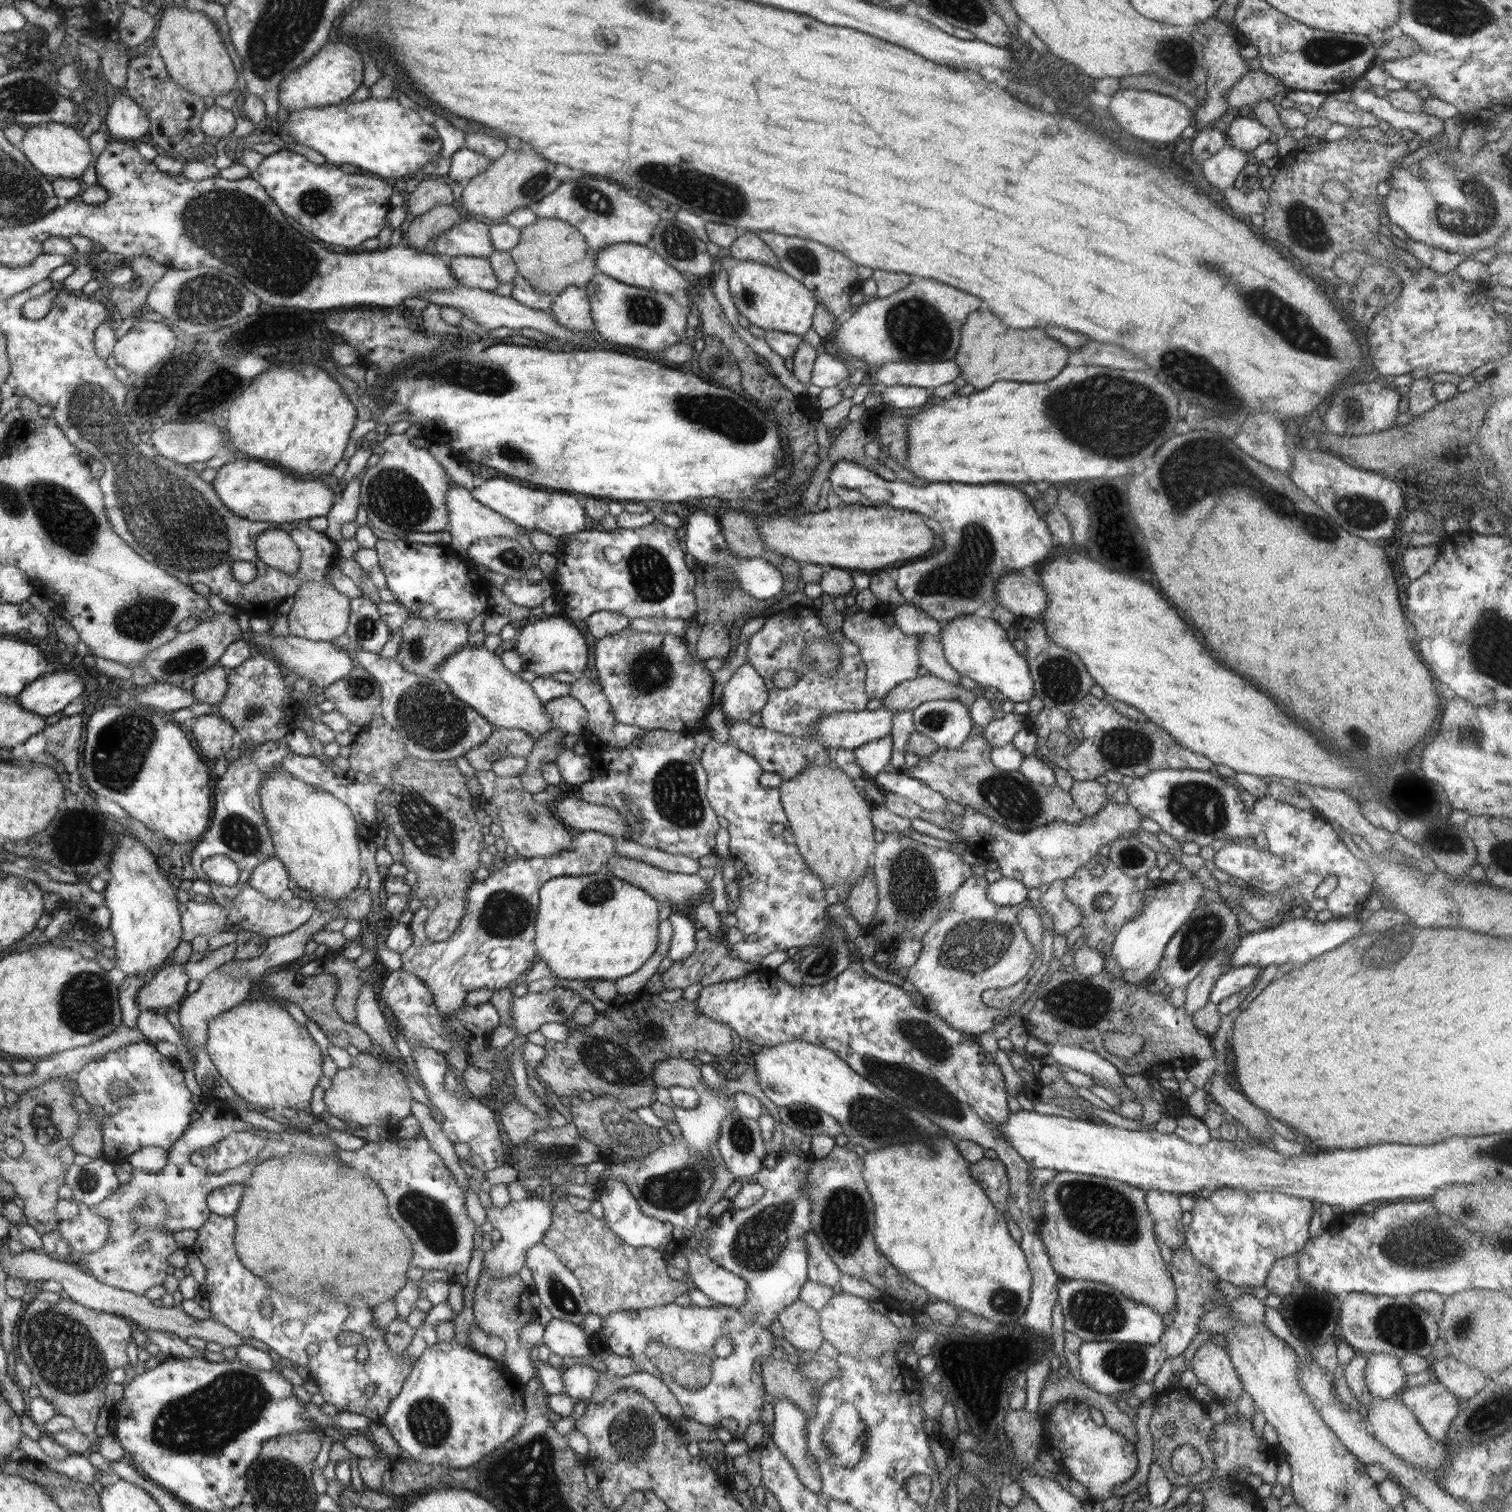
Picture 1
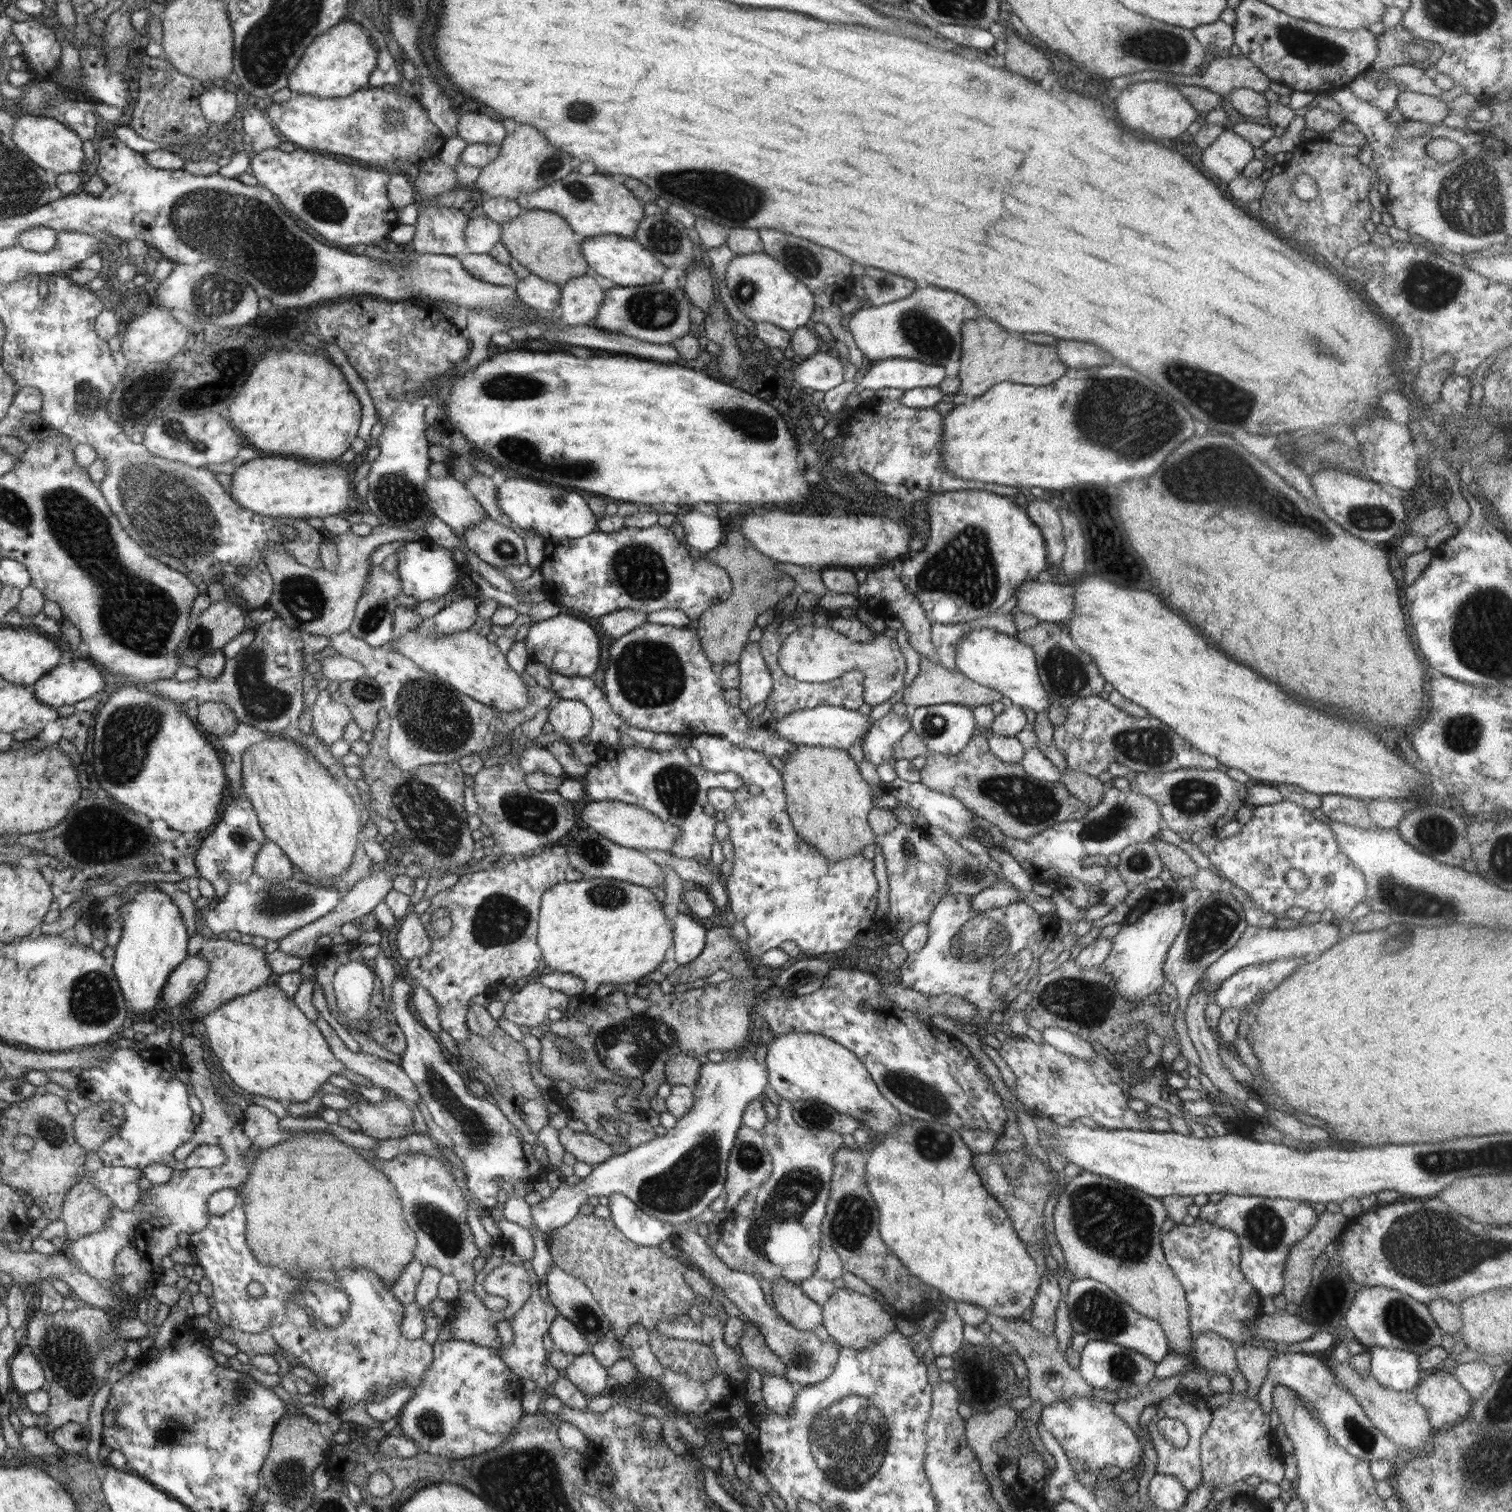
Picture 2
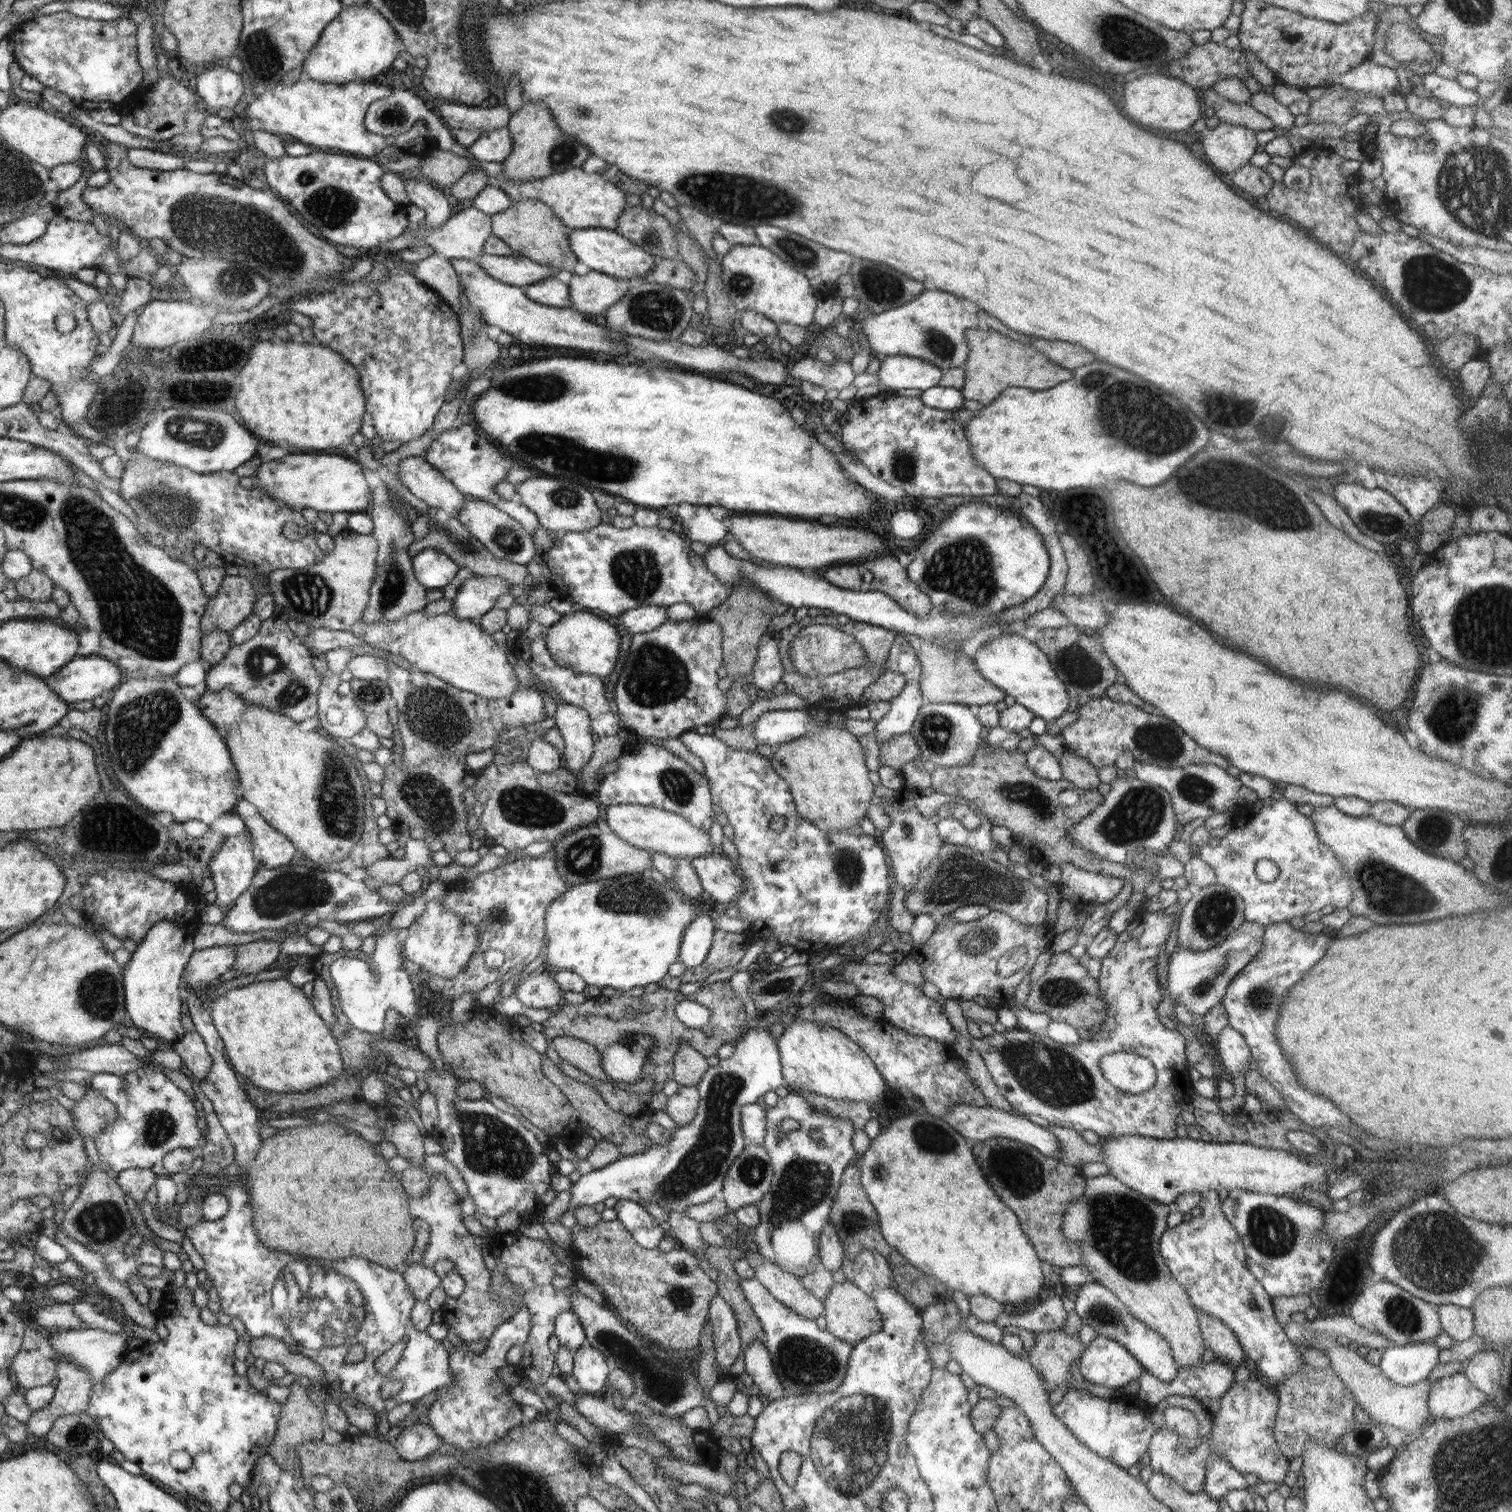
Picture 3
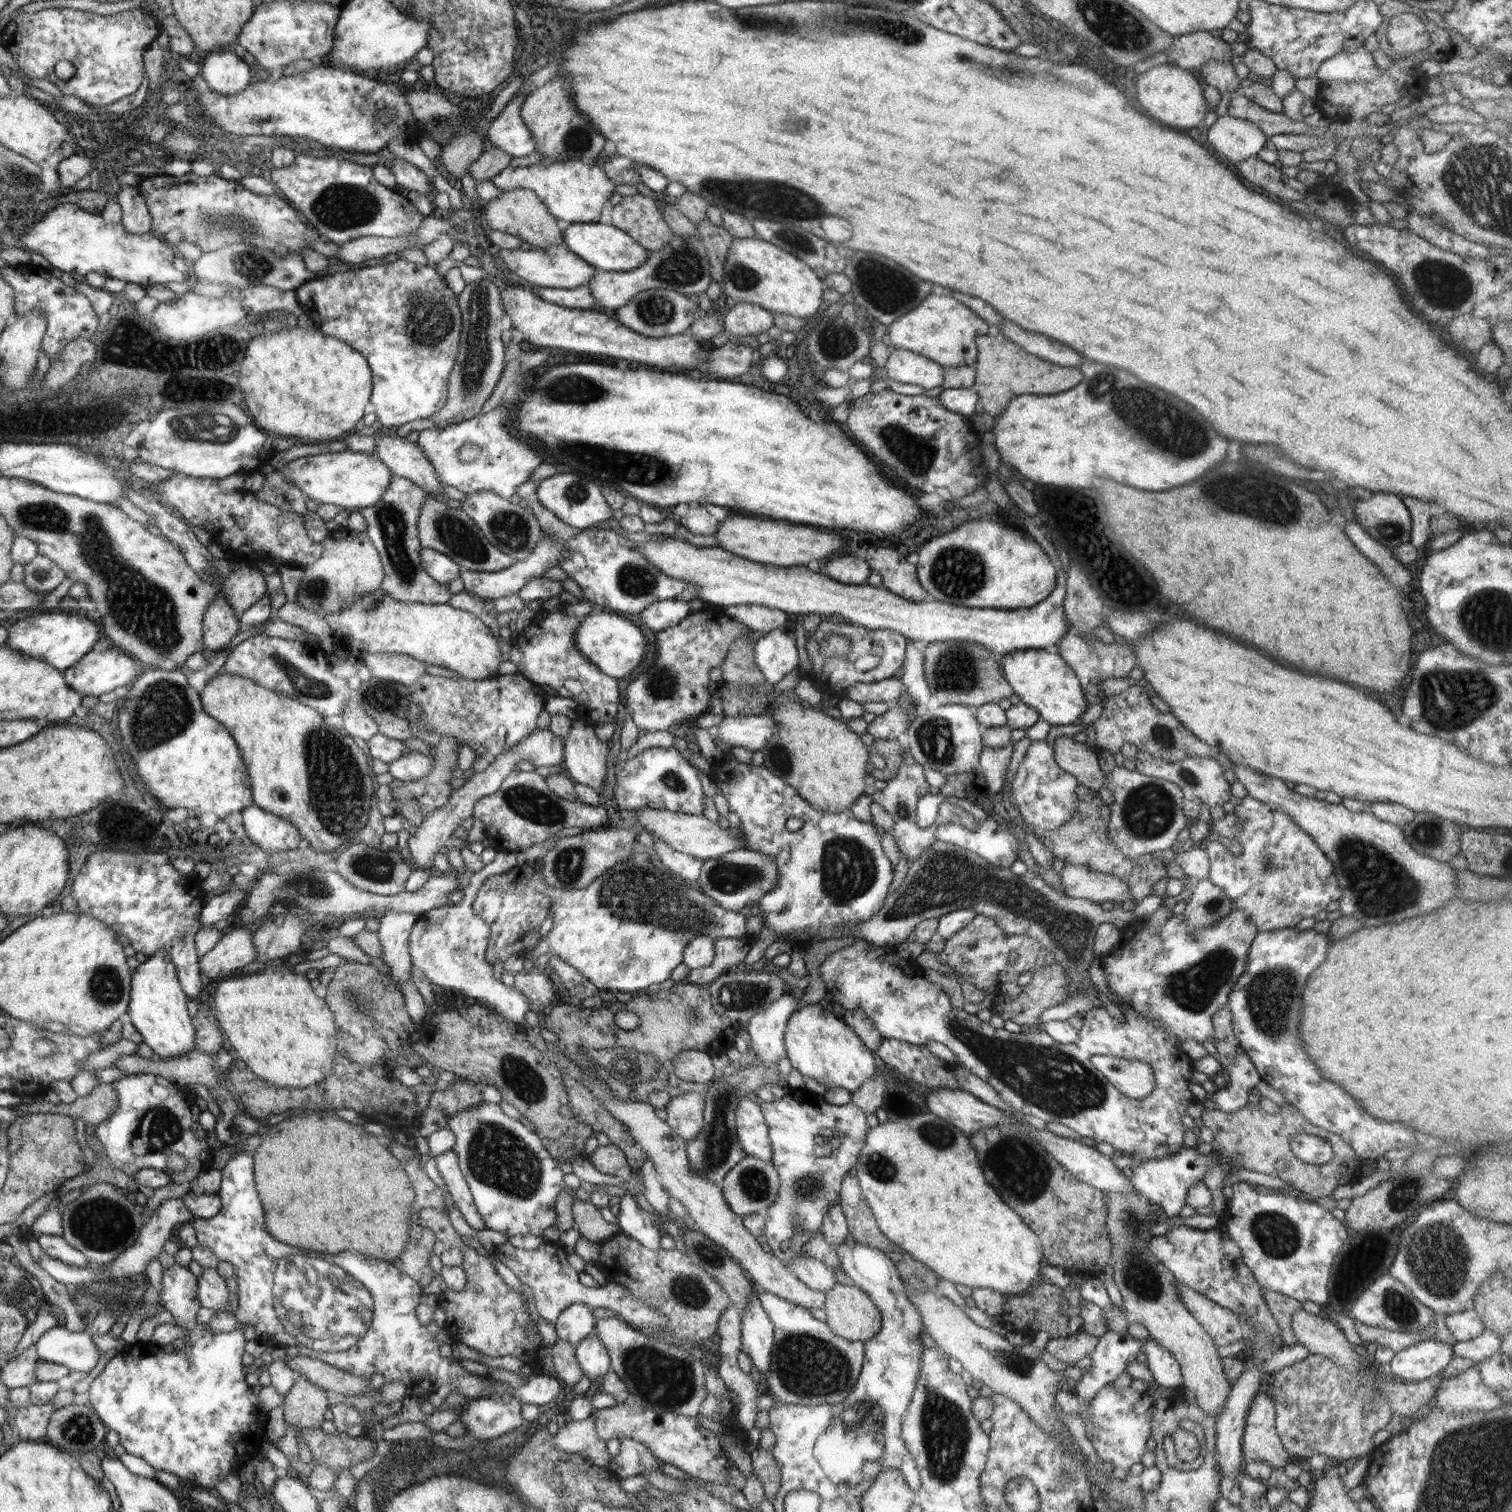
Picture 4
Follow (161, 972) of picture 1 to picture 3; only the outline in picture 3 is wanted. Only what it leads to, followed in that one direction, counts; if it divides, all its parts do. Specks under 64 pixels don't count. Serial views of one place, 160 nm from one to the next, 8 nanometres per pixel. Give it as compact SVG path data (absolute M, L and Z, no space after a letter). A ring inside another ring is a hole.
M233 945L197 950L187 964L184 984L194 991L202 990L210 982L218 980L219 976L231 970L235 960Z

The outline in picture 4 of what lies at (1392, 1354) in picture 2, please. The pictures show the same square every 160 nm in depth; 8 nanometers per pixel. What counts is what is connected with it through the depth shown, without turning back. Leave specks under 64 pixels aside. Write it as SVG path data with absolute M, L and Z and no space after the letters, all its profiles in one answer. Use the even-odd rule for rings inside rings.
M1434 1338L1409 1347L1396 1353L1386 1367L1395 1378L1406 1382L1423 1381L1439 1375L1454 1356L1452 1345Z

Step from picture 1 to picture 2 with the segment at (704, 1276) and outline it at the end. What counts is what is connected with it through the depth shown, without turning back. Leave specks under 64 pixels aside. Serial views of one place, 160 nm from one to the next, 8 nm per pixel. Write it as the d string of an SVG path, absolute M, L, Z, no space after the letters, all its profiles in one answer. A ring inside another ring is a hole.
M679 1231L672 1235L675 1246L683 1249L686 1256L690 1258L690 1263L704 1276L709 1278L715 1288L720 1288L732 1304L740 1309L744 1318L757 1325L764 1331L765 1342L768 1348L782 1360L785 1366L785 1378L790 1382L801 1382L805 1386L812 1386L821 1380L826 1380L832 1374L835 1367L840 1346L832 1340L821 1342L820 1338L814 1335L814 1331L798 1330L787 1320L785 1321L776 1310L773 1310L767 1303L762 1286L756 1279L756 1275L740 1272L728 1268L722 1260L716 1256L714 1250L706 1244L706 1239L694 1233L694 1231Z

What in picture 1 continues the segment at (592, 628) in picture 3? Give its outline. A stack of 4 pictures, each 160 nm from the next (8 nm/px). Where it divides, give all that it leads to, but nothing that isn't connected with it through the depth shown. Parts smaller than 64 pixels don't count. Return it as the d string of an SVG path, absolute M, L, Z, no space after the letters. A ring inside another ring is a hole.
M544 616L523 622L518 627L516 645L513 648L522 660L522 671L530 671L541 677L558 673L579 673L586 670L588 646L584 636L578 632L572 621L566 618Z

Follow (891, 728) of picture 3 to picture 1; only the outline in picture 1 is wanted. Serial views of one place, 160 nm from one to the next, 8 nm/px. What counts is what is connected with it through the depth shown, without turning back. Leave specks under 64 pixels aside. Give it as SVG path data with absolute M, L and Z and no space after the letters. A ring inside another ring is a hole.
M889 735L880 740L873 740L854 749L856 762L865 778L874 778L884 771L884 766L891 763L893 738Z

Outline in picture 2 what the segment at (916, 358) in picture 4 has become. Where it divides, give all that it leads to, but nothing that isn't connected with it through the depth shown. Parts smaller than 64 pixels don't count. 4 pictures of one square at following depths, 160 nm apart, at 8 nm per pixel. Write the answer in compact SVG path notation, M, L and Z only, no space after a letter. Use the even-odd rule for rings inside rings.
M888 358L873 362L872 367L862 380L857 383L856 391L872 388L884 390L886 388L928 388L938 386L946 378L947 372L943 366L926 364L912 359Z

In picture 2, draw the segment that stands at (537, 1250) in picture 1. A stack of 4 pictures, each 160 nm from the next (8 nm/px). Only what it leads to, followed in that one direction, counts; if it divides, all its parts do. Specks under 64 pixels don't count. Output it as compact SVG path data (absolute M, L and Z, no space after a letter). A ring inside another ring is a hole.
M554 1265L544 1275L546 1288L548 1288L547 1299L557 1308L557 1312L571 1320L572 1324L576 1324L586 1334L591 1344L599 1342L600 1338L611 1330L611 1322L603 1313L602 1307L593 1297L591 1290L584 1284L584 1281L564 1272L558 1265Z

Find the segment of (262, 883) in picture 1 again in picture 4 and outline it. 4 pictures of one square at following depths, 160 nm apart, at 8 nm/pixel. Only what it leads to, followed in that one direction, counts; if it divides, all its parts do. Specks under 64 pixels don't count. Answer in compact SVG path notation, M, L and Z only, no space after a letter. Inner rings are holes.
M252 804L243 808L243 825L250 840L264 852L294 850L302 842L298 829L287 820Z

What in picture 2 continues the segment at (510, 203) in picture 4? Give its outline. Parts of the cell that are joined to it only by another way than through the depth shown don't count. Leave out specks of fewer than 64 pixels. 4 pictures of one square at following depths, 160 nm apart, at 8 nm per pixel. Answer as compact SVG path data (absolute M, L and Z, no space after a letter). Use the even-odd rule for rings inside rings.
M526 210L510 222L502 222L500 243L528 272L563 287L568 280L591 272L585 259L578 234L564 217L546 210Z

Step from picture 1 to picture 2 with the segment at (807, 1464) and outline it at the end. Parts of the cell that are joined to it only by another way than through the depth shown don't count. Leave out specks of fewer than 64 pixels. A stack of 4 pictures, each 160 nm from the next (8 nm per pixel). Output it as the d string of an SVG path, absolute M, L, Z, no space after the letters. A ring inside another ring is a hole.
M762 1374L763 1376L763 1401L767 1412L776 1414L790 1414L793 1411L795 1399L792 1383L781 1376Z

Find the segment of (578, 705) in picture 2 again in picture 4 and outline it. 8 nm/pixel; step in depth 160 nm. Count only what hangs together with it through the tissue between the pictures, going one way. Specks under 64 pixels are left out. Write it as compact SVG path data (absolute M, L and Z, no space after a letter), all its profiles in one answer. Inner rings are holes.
M574 720L570 733L563 740L563 768L576 784L586 785L596 790L599 794L603 791L606 776L606 755L608 754L607 742L599 740L594 727L584 721Z

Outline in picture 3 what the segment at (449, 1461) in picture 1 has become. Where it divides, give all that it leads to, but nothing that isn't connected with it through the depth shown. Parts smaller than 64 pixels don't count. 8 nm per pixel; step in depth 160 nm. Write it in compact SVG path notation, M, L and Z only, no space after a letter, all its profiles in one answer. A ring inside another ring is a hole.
M520 1304L516 1314L496 1328L482 1354L471 1352L464 1346L450 1346L453 1383L437 1391L438 1398L429 1405L426 1414L426 1424L432 1427L443 1444L451 1444L464 1452L476 1450L494 1444L522 1422L522 1406L500 1381L498 1370L507 1364L506 1354L510 1348L526 1344L530 1332L529 1314L528 1309Z

